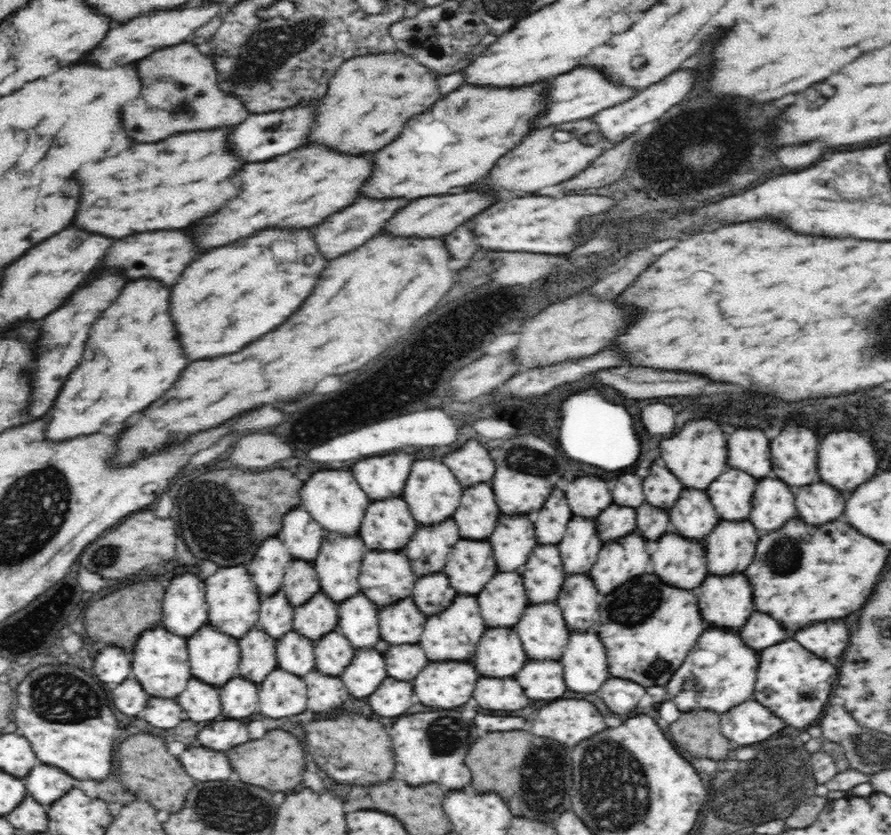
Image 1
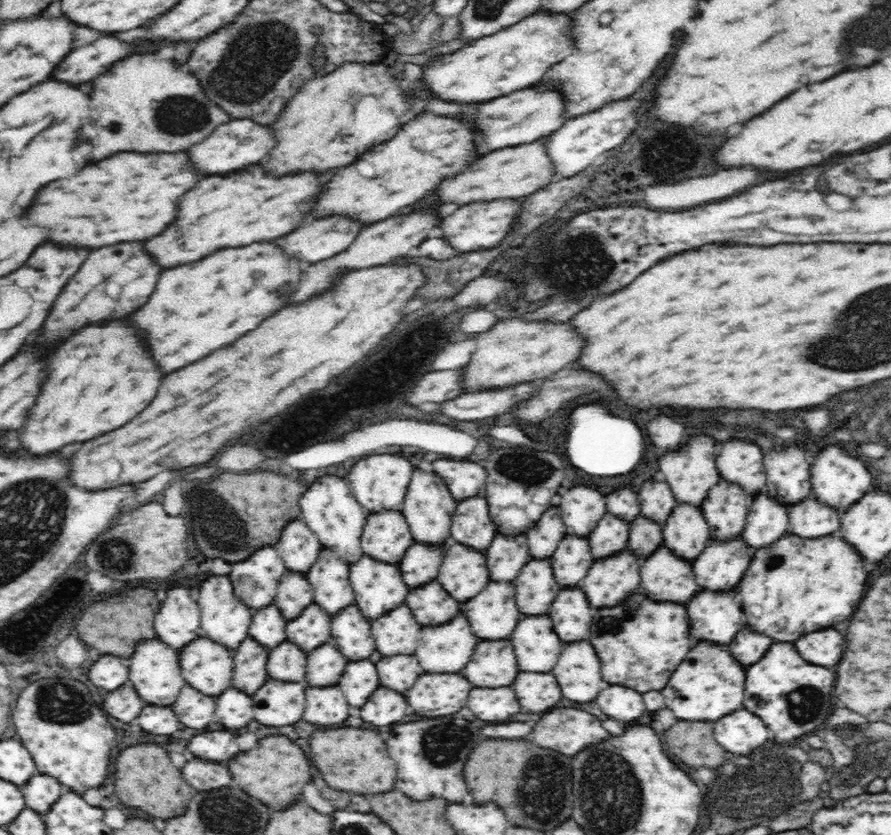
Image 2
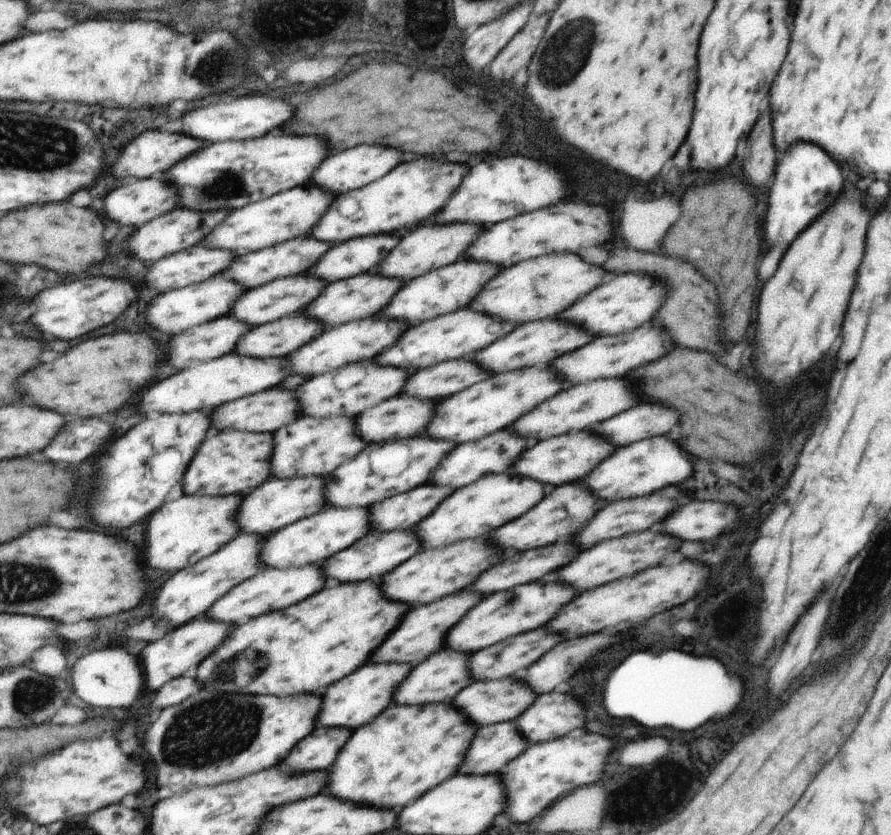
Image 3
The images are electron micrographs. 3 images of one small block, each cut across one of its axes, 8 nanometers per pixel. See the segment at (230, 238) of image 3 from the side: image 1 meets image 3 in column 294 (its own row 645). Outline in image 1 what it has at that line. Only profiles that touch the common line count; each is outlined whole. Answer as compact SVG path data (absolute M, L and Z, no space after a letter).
M206 624L198 628L188 638L188 646L194 678L222 688L232 676L240 674L240 640L220 632L216 626Z

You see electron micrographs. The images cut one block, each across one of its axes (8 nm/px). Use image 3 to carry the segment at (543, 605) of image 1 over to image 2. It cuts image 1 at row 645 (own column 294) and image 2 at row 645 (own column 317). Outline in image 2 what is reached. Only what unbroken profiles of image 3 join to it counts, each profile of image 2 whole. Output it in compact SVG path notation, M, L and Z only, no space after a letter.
M546 614L520 620L512 632L512 644L516 648L520 670L524 672L550 672L564 646Z

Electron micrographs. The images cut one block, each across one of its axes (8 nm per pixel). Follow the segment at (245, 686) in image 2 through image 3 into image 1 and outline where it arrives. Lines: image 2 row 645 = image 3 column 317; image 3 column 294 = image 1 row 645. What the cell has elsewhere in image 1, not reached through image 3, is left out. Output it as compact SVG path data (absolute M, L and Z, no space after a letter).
M250 628L240 638L240 648L240 674L254 680L256 684L264 682L266 676L278 668L278 640L264 628Z

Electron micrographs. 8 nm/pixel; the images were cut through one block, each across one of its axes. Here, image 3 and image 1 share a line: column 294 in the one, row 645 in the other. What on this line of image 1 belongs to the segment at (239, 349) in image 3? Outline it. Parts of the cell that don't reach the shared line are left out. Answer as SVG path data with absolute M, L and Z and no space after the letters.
M330 630L320 640L316 640L316 670L332 672L332 676L340 676L342 670L352 662L356 650L348 636L340 630Z

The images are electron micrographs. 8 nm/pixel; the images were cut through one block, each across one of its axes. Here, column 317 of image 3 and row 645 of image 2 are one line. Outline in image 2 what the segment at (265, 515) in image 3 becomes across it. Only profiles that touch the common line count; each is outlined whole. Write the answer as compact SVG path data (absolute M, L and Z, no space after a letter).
M510 640L480 642L468 666L462 670L472 686L498 688L512 684L518 674L518 662Z

